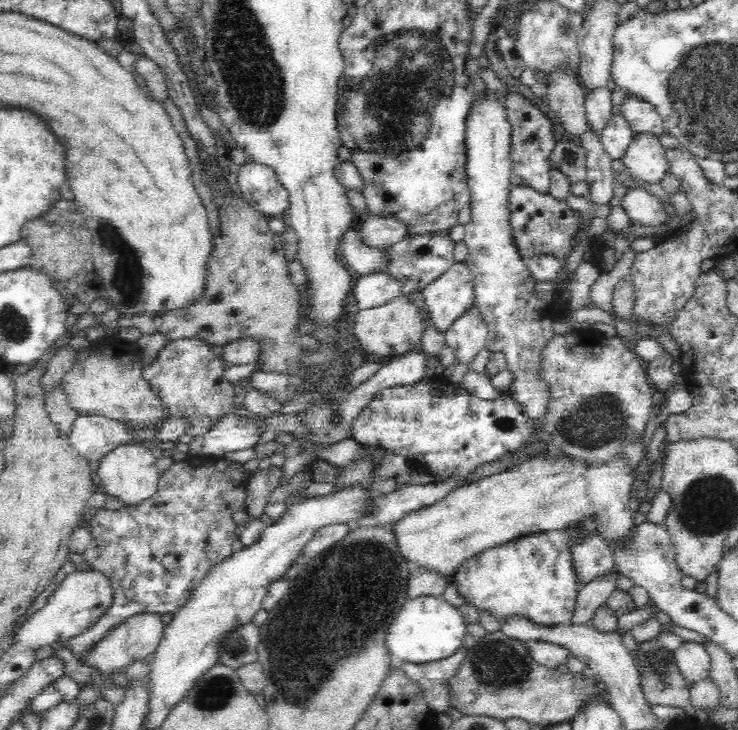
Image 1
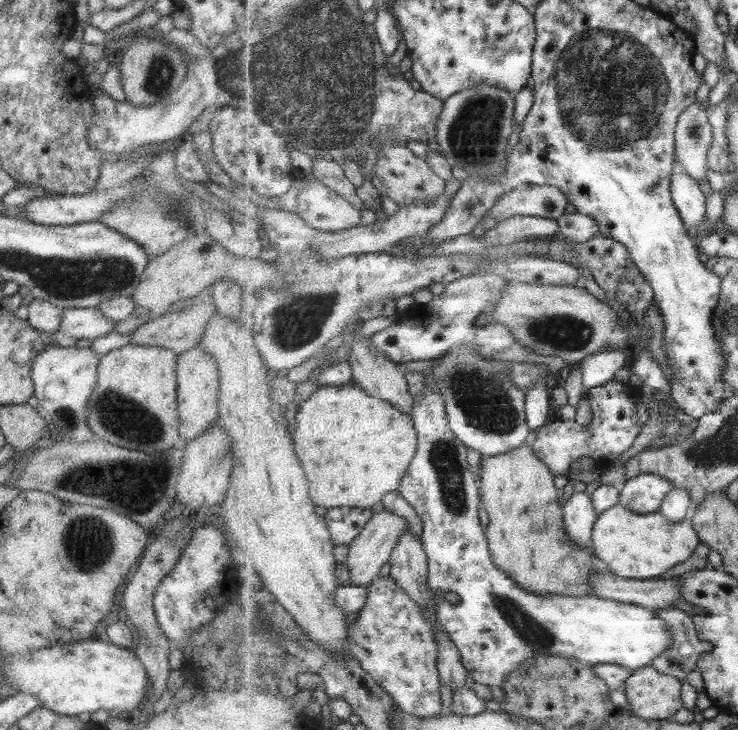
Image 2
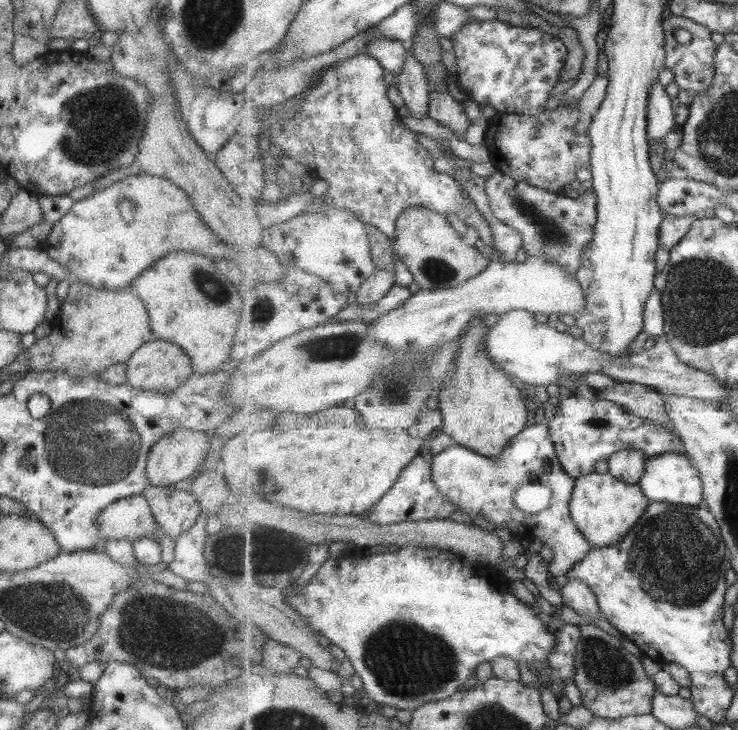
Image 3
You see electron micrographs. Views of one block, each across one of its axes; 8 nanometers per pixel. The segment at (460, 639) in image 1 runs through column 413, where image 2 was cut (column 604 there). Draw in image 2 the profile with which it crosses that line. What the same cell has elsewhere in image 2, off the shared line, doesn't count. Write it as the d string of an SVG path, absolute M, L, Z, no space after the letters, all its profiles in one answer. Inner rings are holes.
M425 380L421 395L414 400L412 419L418 430L418 453L413 457L398 491L415 507L424 525L421 540L428 554L428 581L435 593L439 628L445 629L459 647L463 664L475 683L501 688L507 677L523 665L523 661L541 654L575 658L590 665L619 664L634 672L652 666L651 662L663 654L663 650L669 650L673 644L673 633L667 627L667 621L654 610L627 602L599 600L595 594L581 597L533 594L523 590L523 586L501 570L495 564L487 533L479 520L479 510L483 509L480 478L471 469L469 447L451 430L445 401L441 394L436 394L434 382Z

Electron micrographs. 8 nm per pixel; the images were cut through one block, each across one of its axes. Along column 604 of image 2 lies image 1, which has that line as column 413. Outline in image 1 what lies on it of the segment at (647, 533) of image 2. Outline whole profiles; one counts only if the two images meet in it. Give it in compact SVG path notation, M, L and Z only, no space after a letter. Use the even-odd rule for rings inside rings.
M537 453L506 471L458 486L440 502L408 514L400 523L390 528L396 533L400 553L412 567L428 567L451 578L464 561L475 557L483 550L530 534L578 527L584 520L589 520L588 518L594 521L597 533L606 541L625 537L636 526L629 507L630 490L635 479L636 470L628 464L625 453L618 453L602 462L588 462L566 453Z

